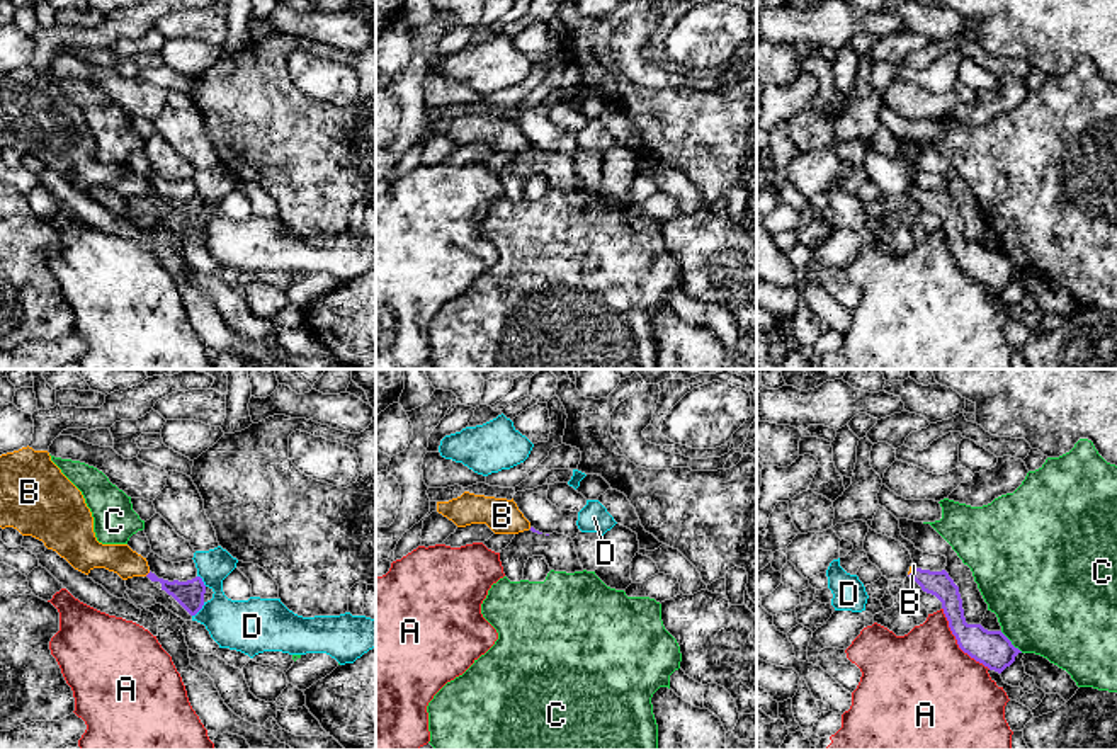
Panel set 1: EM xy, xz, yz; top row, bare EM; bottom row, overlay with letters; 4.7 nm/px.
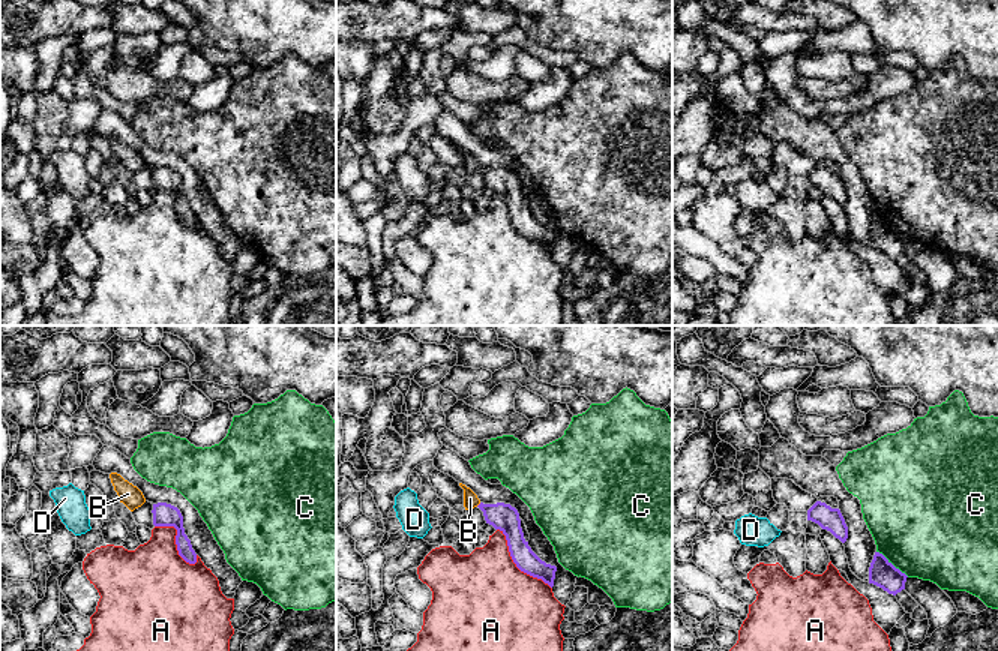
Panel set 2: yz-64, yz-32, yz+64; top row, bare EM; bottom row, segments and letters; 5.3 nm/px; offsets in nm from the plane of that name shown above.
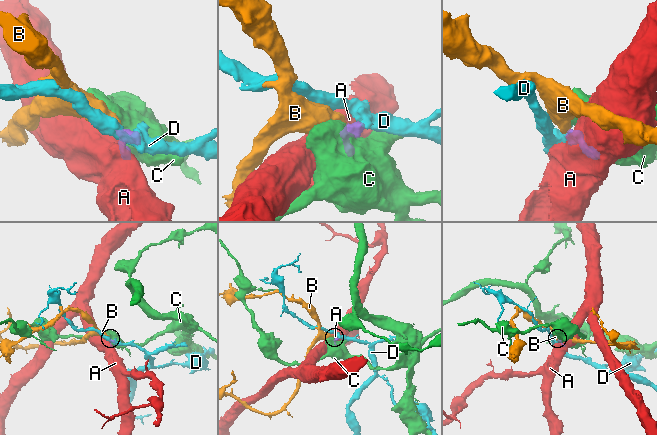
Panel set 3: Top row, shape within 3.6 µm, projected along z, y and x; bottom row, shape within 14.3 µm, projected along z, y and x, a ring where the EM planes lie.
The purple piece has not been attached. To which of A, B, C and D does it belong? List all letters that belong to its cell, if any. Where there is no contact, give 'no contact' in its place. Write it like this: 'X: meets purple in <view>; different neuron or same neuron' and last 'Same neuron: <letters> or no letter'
A: meets purple in yz; different neuron
B: meets purple in xy; same neuron
C: meets purple in yz; different neuron
D: meets purple in xy; different neuron
Same neuron: B

